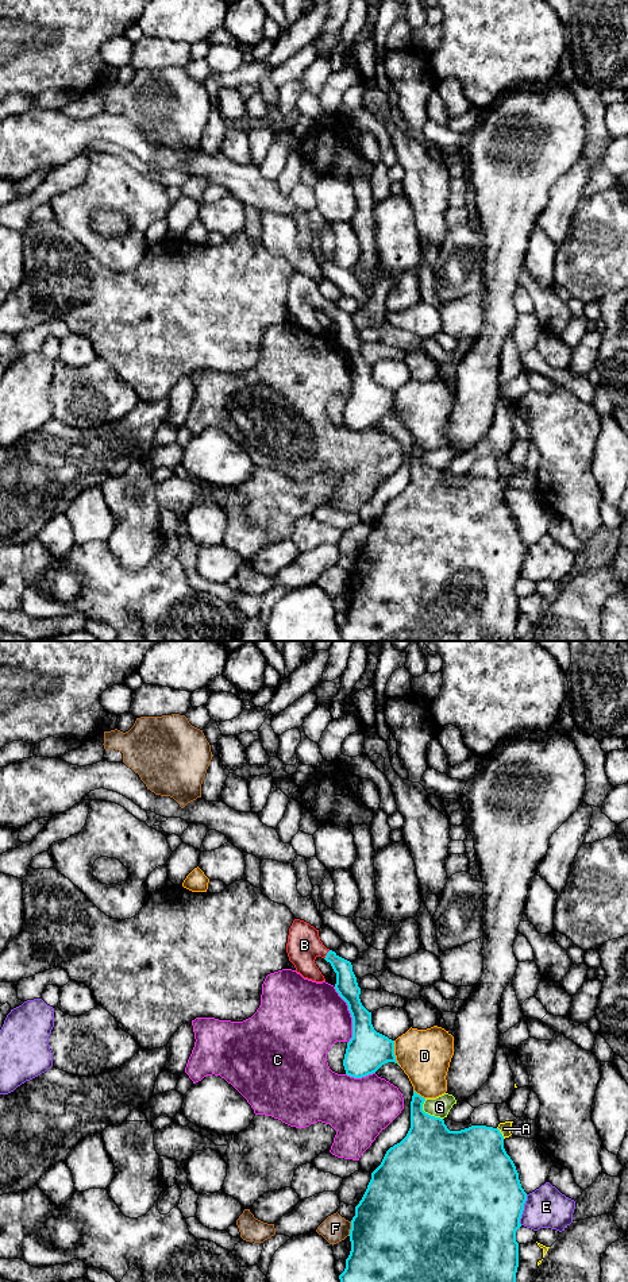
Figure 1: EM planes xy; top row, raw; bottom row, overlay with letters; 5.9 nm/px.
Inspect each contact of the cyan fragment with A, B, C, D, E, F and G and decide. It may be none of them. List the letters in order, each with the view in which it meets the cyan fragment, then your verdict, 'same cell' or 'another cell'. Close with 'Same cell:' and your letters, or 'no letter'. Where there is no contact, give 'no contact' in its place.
A: xy | another cell
B: xy | same cell
C: xy | another cell
D: xy | another cell
E: xy | another cell
F: xy | another cell
G: xy | another cell
Same cell: B

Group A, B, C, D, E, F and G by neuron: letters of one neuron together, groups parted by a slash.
A / B / C / D / E / F / G

